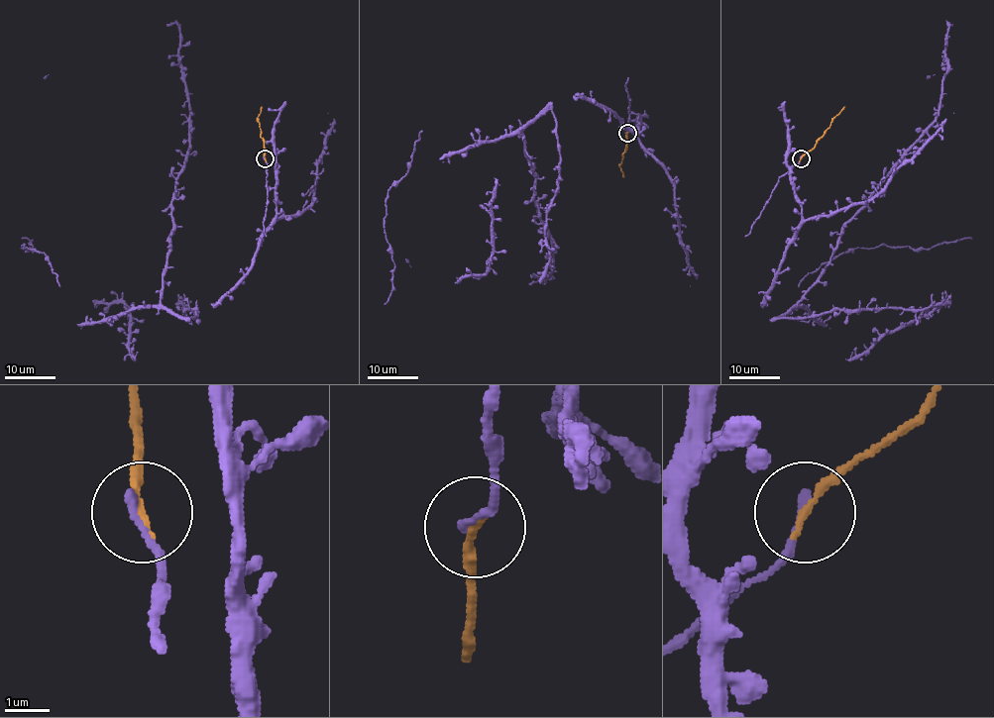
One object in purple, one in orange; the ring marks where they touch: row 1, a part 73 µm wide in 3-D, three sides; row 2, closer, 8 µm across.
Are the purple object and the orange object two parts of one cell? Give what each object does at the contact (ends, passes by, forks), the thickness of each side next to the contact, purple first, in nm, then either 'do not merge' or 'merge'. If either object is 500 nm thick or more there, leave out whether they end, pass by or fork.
purple ends | orange ends | 190/190 nm | merge

